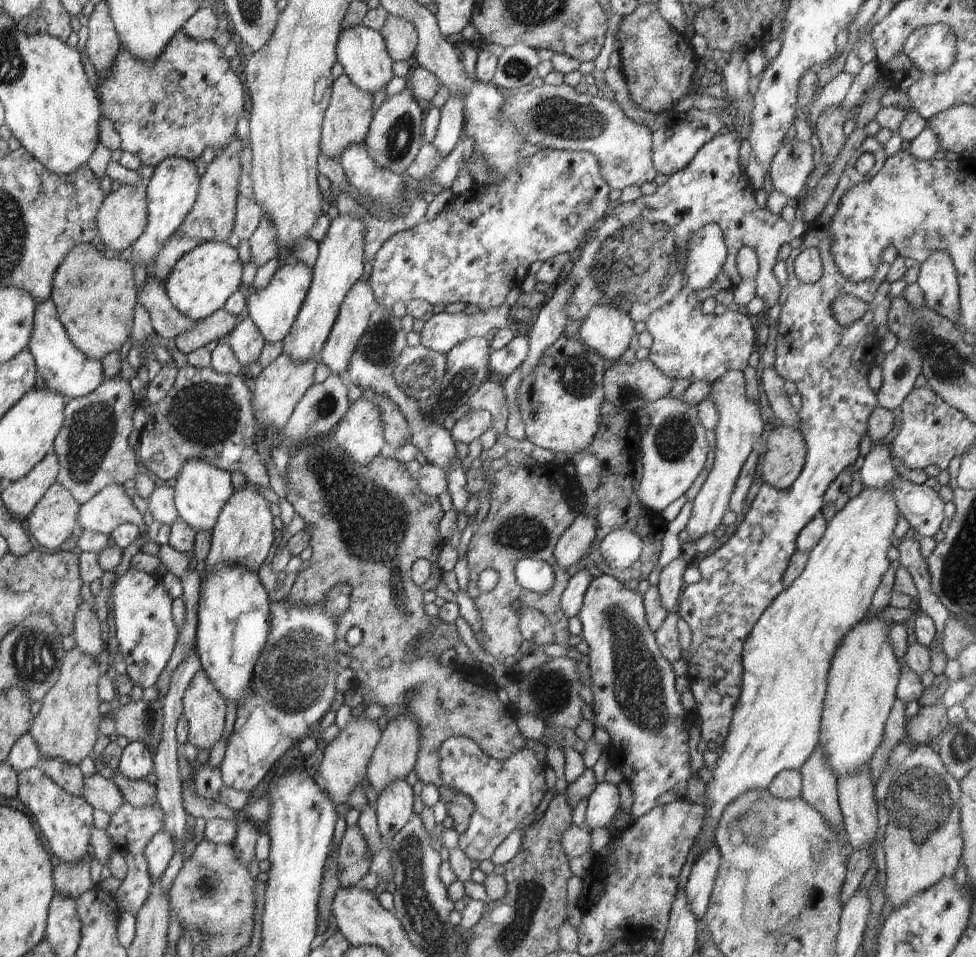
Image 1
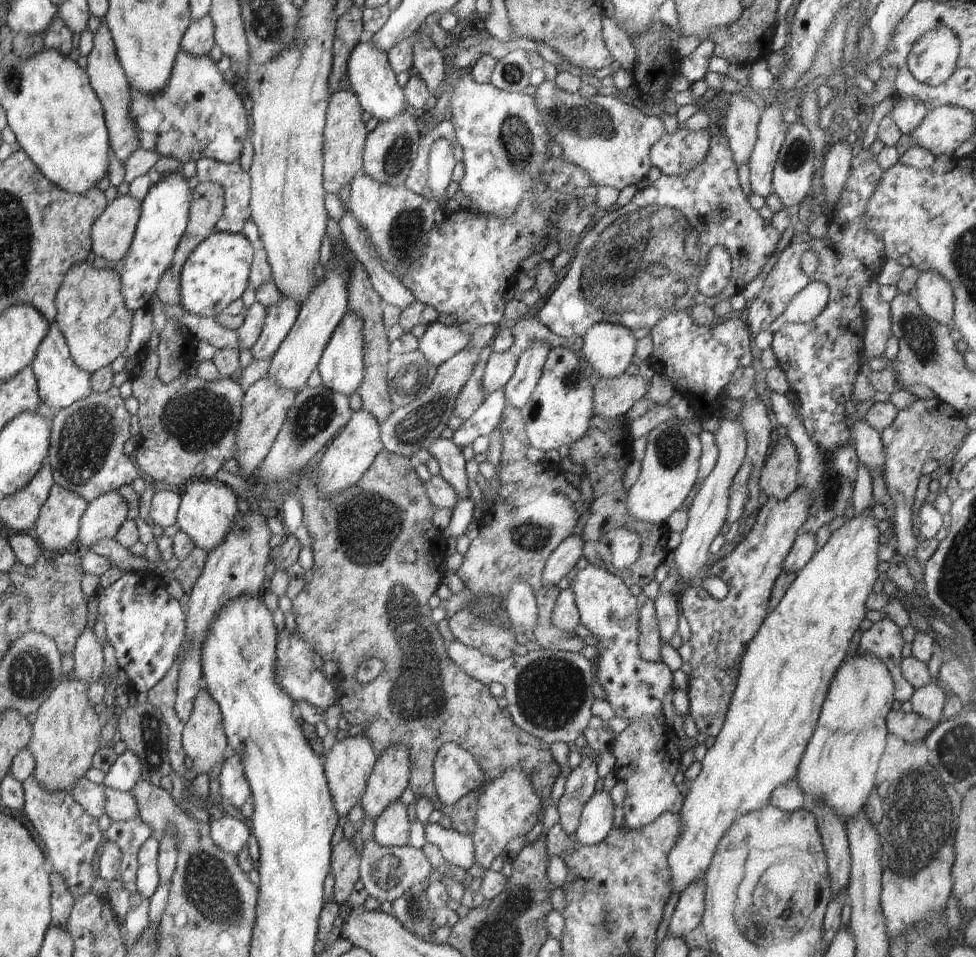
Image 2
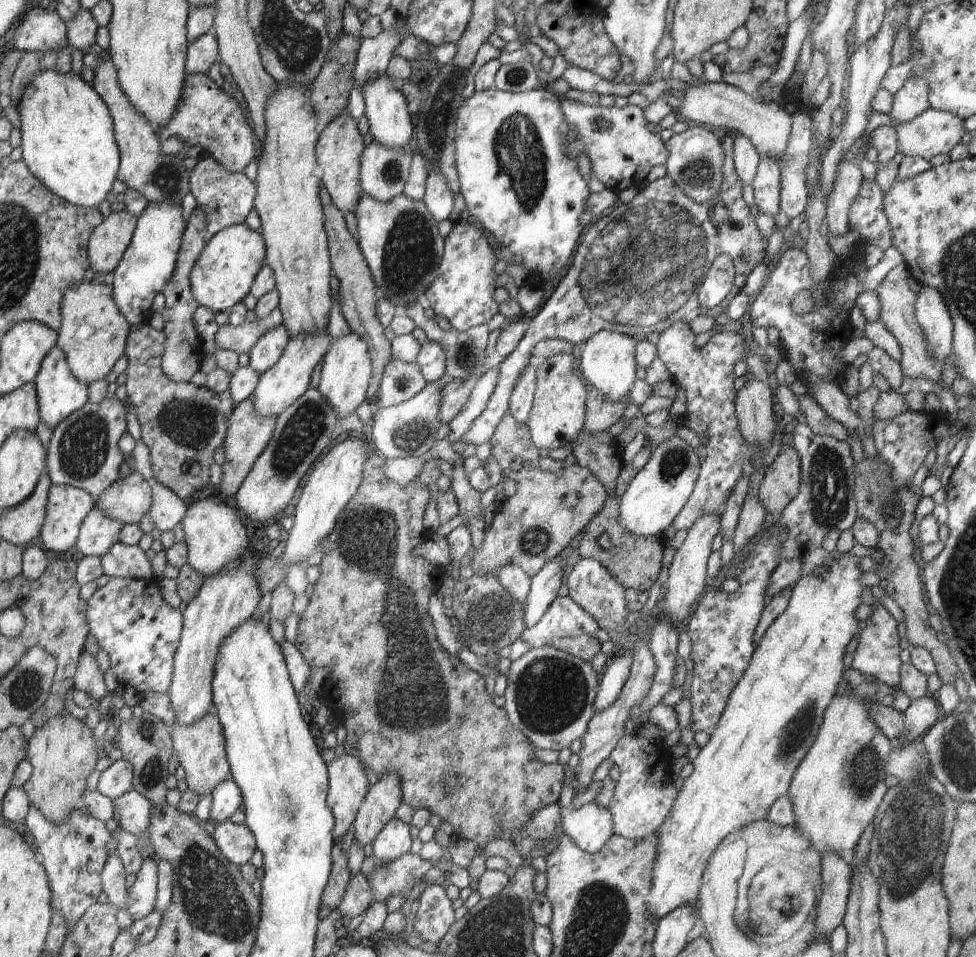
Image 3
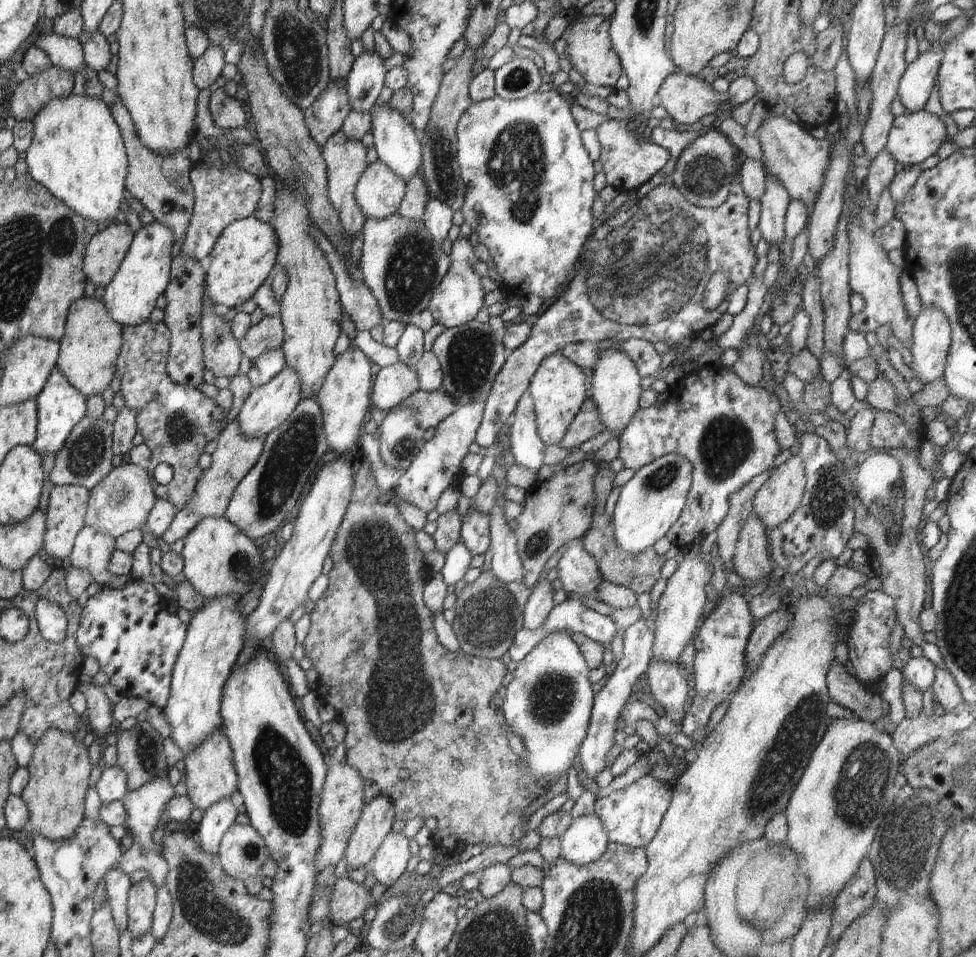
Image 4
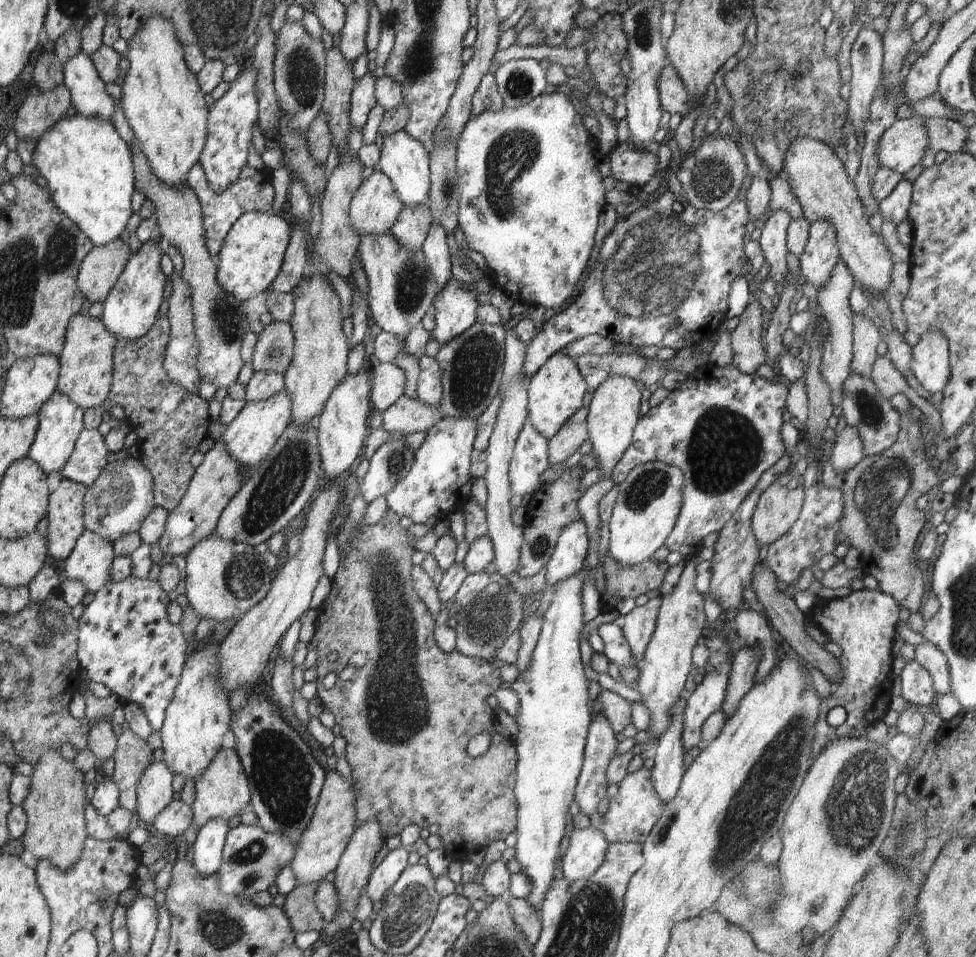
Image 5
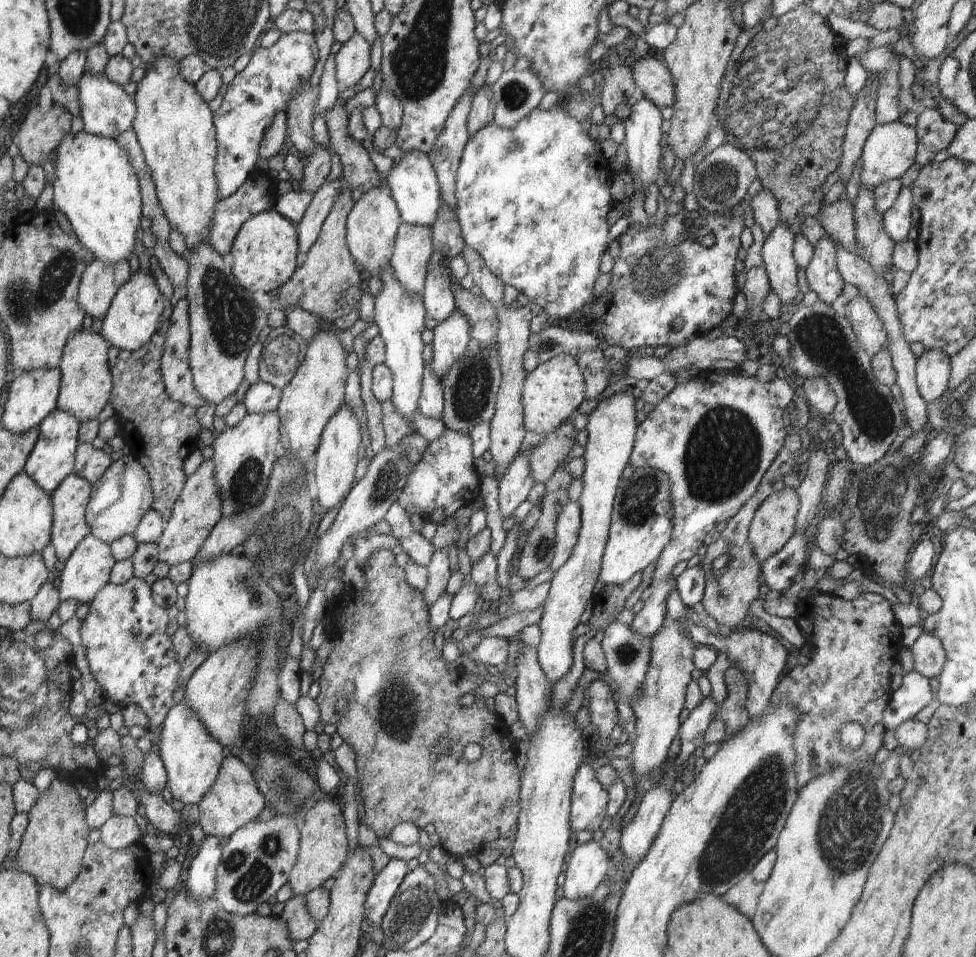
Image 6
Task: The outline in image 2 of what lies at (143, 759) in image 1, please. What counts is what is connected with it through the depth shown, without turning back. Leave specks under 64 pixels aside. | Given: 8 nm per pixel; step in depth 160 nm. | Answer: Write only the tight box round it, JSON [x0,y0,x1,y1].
[104,750,141,791]

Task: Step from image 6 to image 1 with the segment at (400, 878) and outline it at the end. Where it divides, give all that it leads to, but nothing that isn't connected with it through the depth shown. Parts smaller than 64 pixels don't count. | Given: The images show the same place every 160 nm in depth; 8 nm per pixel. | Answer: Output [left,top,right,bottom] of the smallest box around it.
[375,779,412,841]

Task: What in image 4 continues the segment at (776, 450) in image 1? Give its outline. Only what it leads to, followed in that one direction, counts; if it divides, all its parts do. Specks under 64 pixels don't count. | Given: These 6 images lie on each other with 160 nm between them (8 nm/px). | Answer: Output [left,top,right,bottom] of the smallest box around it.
[753,455,805,531]

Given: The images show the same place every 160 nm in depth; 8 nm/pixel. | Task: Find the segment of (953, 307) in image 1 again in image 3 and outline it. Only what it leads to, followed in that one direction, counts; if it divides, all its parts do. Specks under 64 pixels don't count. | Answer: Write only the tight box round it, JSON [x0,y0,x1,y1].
[915,285,953,363]

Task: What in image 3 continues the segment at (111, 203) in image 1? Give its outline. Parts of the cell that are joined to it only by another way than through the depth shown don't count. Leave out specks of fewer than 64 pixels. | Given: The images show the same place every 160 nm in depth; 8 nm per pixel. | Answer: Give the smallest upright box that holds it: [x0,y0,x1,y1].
[87,209,137,272]

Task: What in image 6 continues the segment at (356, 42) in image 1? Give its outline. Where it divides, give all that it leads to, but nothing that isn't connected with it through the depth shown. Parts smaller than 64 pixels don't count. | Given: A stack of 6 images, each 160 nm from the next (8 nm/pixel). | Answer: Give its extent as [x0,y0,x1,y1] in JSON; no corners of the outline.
[387,150,442,228]

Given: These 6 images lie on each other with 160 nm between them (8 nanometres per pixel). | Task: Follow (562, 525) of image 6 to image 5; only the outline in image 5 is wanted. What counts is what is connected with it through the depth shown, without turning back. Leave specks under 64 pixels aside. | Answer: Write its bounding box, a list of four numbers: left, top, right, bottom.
[545,518,588,584]

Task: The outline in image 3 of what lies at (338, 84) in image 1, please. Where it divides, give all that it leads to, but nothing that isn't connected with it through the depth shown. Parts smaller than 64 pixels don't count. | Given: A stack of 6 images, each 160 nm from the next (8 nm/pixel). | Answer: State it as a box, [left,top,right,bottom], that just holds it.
[315,108,365,214]

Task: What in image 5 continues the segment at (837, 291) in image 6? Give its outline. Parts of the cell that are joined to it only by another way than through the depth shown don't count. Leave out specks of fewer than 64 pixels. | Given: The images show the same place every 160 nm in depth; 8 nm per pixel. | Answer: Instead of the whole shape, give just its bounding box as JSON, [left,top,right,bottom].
[799,220,839,289]

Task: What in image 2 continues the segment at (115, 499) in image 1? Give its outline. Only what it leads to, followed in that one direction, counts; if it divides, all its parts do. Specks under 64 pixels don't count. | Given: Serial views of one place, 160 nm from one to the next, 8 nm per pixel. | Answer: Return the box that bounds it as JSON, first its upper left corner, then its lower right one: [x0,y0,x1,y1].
[79,490,127,548]

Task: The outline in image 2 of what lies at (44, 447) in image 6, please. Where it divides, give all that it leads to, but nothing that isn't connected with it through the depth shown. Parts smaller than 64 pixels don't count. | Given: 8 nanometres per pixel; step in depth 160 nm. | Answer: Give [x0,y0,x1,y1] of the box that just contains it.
[30,321,92,412]

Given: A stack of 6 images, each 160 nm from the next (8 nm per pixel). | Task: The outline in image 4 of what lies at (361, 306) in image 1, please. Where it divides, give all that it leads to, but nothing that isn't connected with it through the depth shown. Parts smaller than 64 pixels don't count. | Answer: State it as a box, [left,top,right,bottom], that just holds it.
[317,347,373,456]

